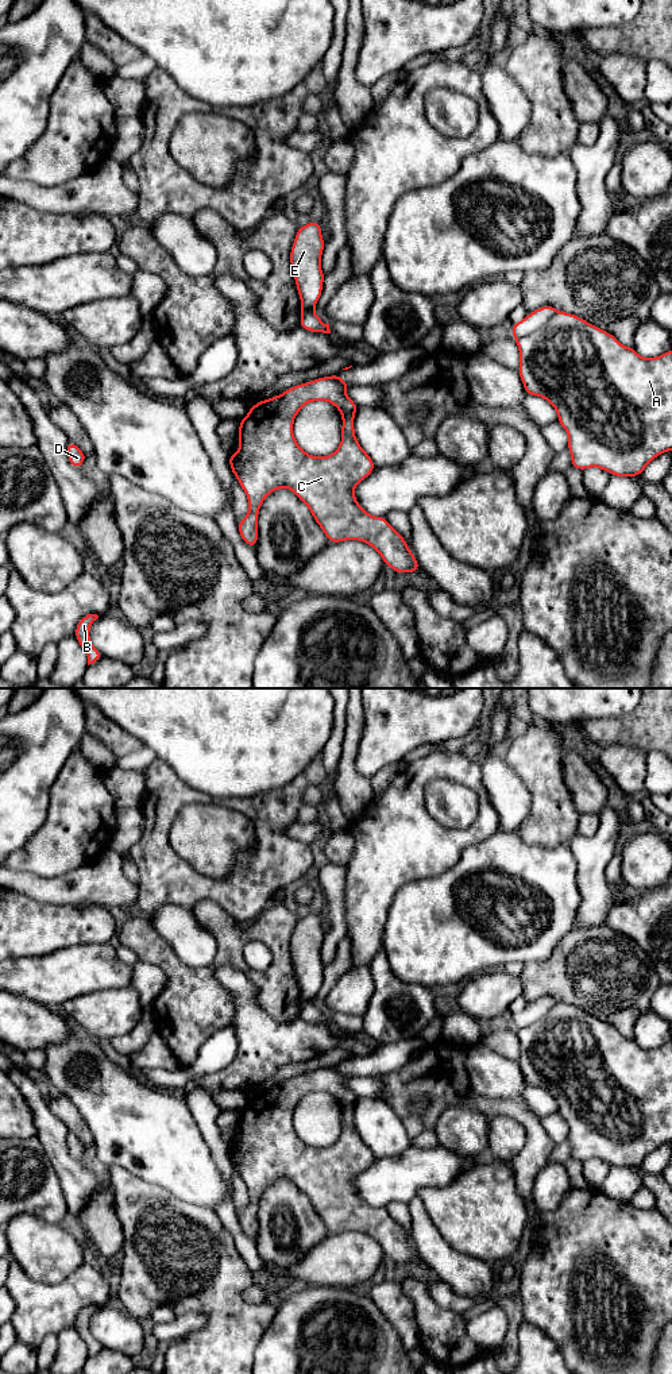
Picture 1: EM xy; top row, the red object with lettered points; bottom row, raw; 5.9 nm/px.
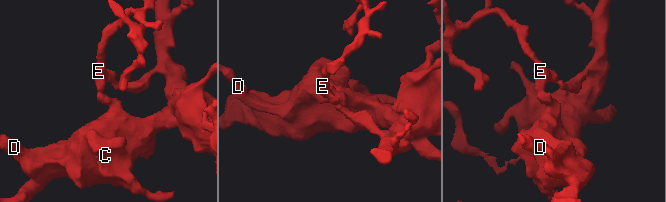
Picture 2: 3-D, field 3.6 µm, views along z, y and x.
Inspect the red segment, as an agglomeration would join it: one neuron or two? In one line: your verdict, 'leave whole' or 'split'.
split

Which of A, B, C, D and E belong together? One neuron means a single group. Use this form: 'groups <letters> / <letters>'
groups A E / B C D

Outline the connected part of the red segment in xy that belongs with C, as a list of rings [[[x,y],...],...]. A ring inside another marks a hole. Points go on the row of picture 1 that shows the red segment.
[[[339,374],[296,385],[279,395],[251,406],[247,416],[239,422],[240,447],[235,455],[228,456],[232,474],[248,498],[248,513],[237,524],[243,541],[255,548],[258,544],[258,514],[264,498],[277,489],[290,489],[296,497],[310,510],[329,543],[359,540],[371,545],[383,559],[385,566],[399,575],[417,572],[417,557],[410,552],[406,540],[389,524],[386,517],[374,517],[358,503],[355,487],[376,467],[368,454],[360,447],[354,429],[354,418],[359,406],[345,395],[349,383]],[[313,401],[333,404],[341,417],[341,443],[329,456],[312,456],[296,441],[293,422],[304,405]]]

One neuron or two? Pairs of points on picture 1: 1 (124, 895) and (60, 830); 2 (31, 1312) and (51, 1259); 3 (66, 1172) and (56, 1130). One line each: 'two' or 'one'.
1: two
2: two
3: one

